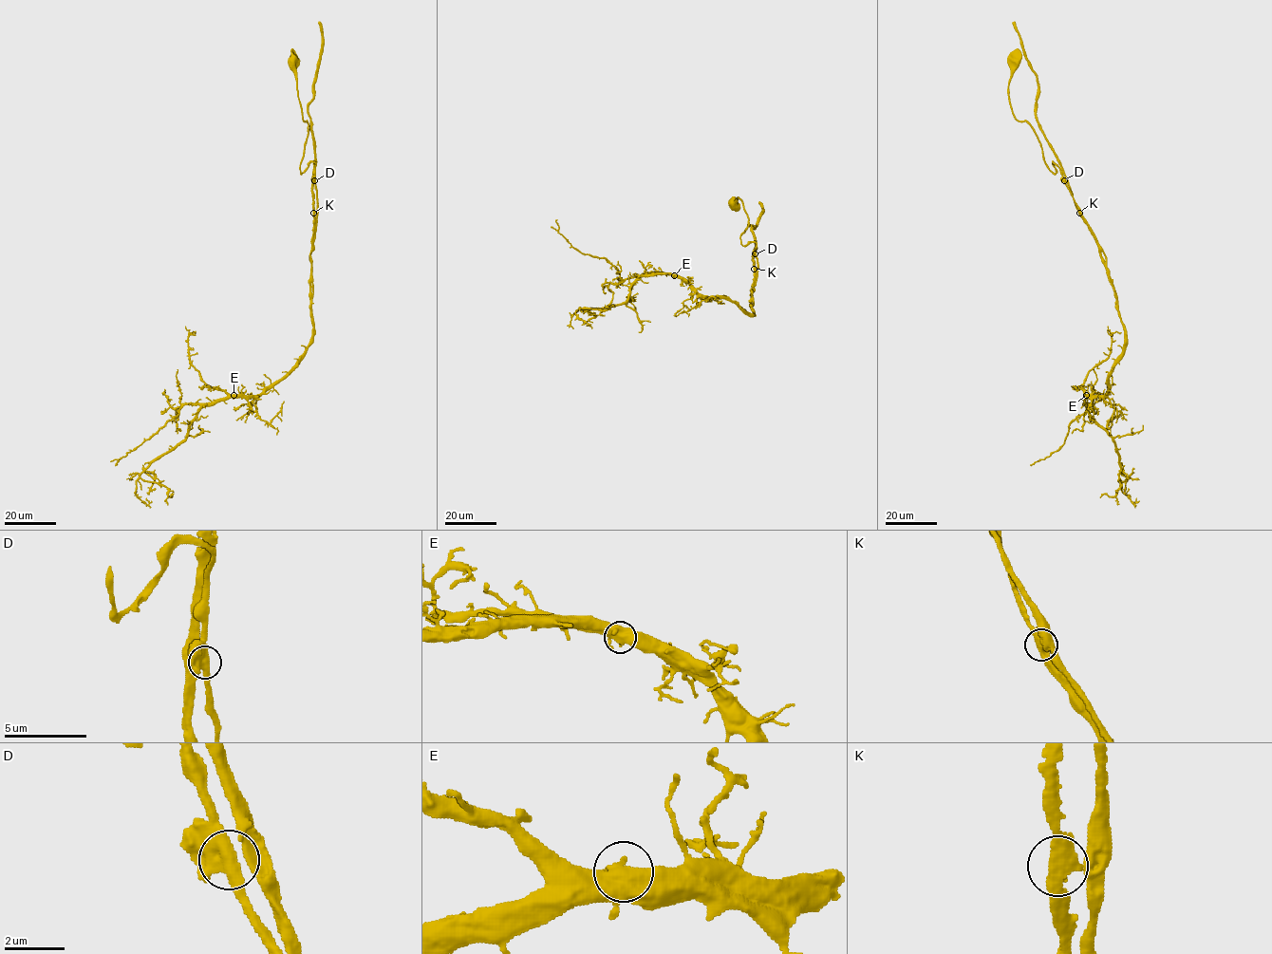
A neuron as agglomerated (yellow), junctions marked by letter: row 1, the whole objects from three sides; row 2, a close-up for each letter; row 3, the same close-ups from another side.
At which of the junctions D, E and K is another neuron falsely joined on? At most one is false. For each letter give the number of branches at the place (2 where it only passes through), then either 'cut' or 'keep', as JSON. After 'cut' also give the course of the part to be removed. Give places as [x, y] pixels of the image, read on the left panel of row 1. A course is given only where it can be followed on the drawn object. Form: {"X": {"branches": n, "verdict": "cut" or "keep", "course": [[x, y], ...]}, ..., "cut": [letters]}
{"D": {"branches": 3, "verdict": "keep"}, "E": {"branches": 3, "verdict": "keep"}, "K": {"branches": 3, "verdict": "keep"}, "cut": []}

